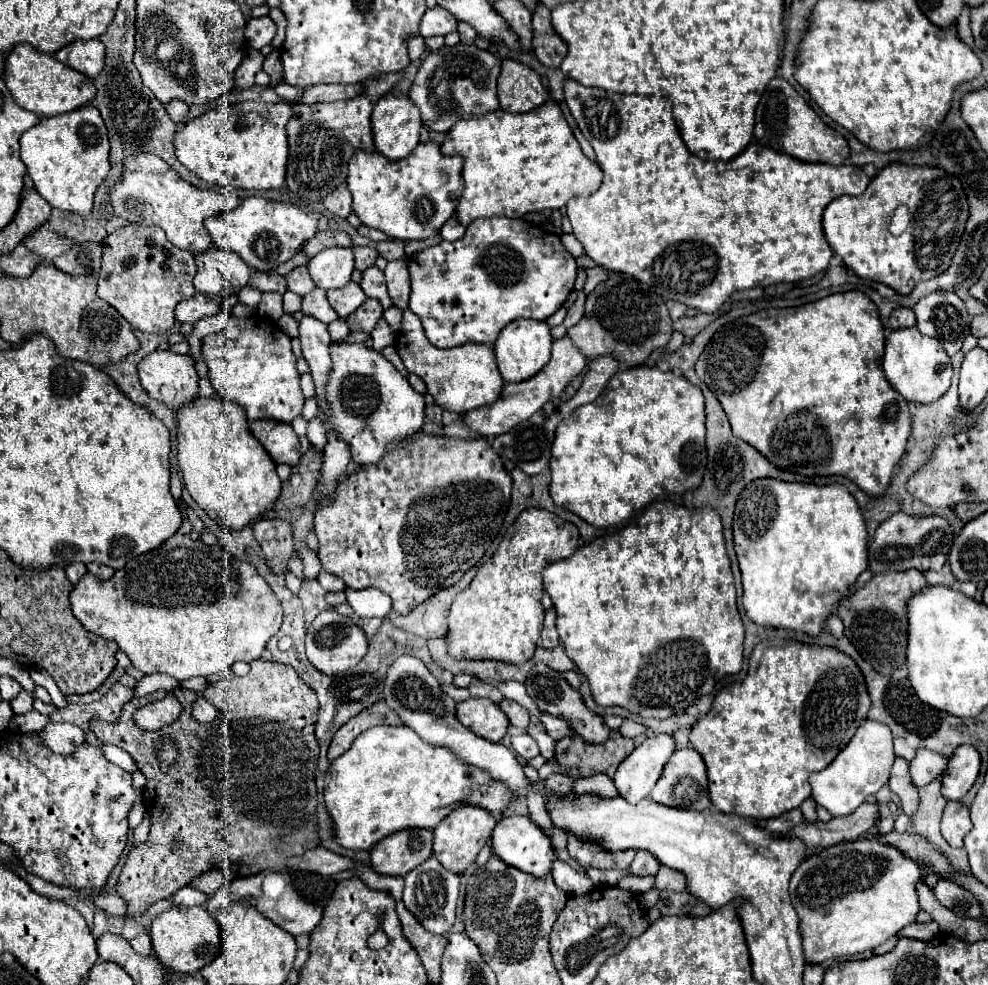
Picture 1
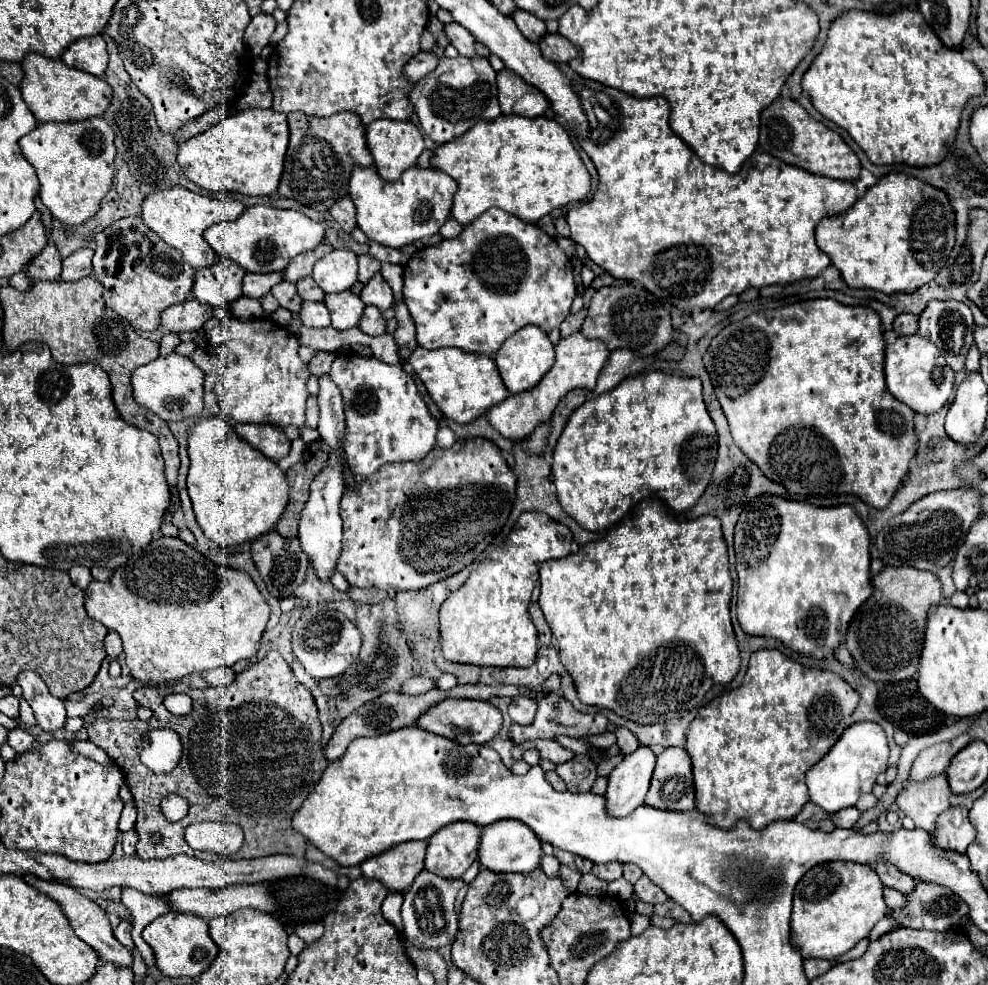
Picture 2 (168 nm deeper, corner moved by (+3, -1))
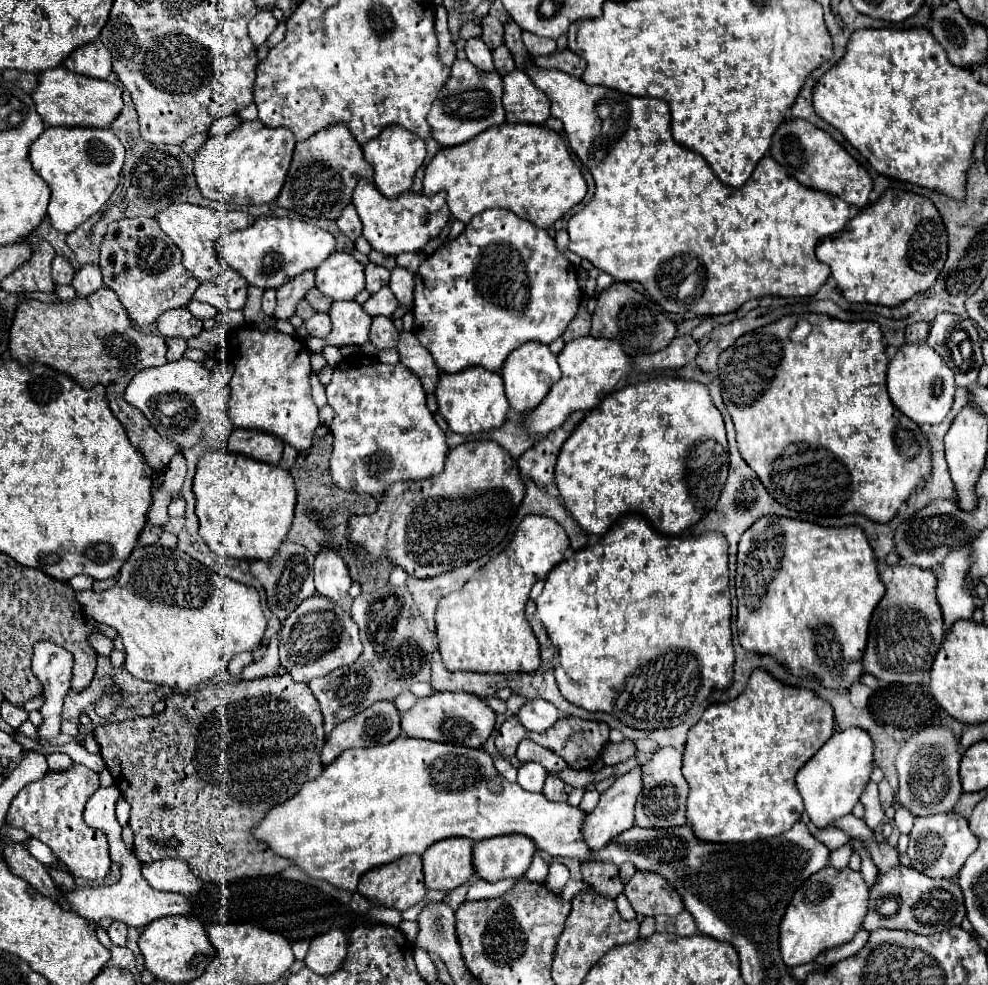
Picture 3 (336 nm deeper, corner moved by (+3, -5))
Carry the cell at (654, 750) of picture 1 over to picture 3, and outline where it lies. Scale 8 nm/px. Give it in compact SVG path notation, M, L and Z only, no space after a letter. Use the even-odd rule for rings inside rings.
M637 765L635 769L631 769L629 773L617 777L617 781L601 793L601 799L599 799L599 805L587 815L585 819L585 825L583 825L583 835L589 843L591 849L601 849L603 845L607 845L615 835L619 835L621 831L629 829L635 821L633 817L633 811L635 811L635 801L639 797L639 791L641 791L641 765Z

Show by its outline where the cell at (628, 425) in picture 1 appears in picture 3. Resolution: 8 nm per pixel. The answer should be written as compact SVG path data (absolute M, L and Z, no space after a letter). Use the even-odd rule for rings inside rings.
M659 375L653 381L613 391L599 407L587 413L561 447L555 483L567 511L587 533L603 535L619 515L635 511L645 515L659 533L679 535L715 507L727 479L727 467L725 425L721 413L711 403L707 387L697 381Z

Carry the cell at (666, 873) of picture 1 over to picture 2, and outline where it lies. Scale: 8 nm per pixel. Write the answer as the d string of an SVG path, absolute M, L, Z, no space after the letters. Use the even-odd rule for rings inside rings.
M639 877L637 883L633 885L635 887L635 895L645 901L645 903L651 903L651 905L657 905L657 903L665 903L669 897L663 893L663 889L659 889L655 883L651 883L649 877Z

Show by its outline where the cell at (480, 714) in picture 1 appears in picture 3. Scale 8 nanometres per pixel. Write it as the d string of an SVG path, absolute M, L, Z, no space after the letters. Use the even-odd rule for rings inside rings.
M435 693L427 699L419 699L415 707L401 715L401 729L405 735L463 747L481 747L493 733L493 727L495 713L481 697L471 693Z

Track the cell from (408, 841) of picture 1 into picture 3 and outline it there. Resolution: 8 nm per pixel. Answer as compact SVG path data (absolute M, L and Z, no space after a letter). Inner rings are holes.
M403 857L391 865L367 871L359 879L357 893L385 907L405 911L427 895L421 869L421 857Z

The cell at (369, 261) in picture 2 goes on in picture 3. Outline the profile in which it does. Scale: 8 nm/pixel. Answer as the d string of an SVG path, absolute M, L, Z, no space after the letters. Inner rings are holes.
M369 263L367 267L365 267L365 277L367 277L367 291L369 293L377 293L383 285L387 285L389 283L389 271L385 269L385 267L381 267L381 265L375 265L375 263Z

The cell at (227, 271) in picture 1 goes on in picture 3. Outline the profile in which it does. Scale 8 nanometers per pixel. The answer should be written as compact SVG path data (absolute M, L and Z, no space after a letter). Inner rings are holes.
M225 269L219 277L203 281L195 291L193 299L209 303L219 311L243 309L247 299L247 281L233 269Z

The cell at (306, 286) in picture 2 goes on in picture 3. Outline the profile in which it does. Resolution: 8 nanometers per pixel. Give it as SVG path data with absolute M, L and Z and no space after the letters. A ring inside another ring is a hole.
M309 289L307 291L307 303L315 309L315 311L323 311L323 313L327 313L329 311L329 307L331 307L331 303L333 303L333 299L331 297L325 297L319 289Z

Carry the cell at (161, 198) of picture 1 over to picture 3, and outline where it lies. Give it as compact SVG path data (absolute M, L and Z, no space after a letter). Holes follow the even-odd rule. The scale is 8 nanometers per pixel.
M175 203L169 205L167 209L159 211L155 215L159 227L163 233L181 249L183 253L183 267L193 273L197 281L207 281L217 277L219 273L225 271L225 265L219 261L213 245L215 241L231 231L243 229L249 225L249 215L245 211L217 211L201 205L191 205L191 203Z

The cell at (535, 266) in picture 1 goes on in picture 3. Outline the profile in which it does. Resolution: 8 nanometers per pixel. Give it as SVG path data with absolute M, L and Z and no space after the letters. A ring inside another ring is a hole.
M487 209L475 215L457 239L441 245L417 269L413 333L445 373L457 373L471 365L499 371L507 355L519 345L527 341L549 345L553 339L561 337L575 317L579 303L581 291L575 267L555 247L555 239L549 237L545 229L531 225L507 209Z

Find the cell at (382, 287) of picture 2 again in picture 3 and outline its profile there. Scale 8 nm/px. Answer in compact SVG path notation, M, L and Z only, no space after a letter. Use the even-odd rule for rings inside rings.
M385 285L379 293L371 295L371 297L363 303L363 309L365 309L371 317L377 317L377 315L391 317L393 311L397 309L397 299L395 299L395 295L391 293L391 289Z

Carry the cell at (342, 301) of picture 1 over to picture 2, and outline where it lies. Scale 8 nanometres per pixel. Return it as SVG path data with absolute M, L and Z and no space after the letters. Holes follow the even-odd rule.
M351 291L325 295L325 305L331 313L331 327L335 327L337 331L347 331L357 327L365 309L363 301Z

